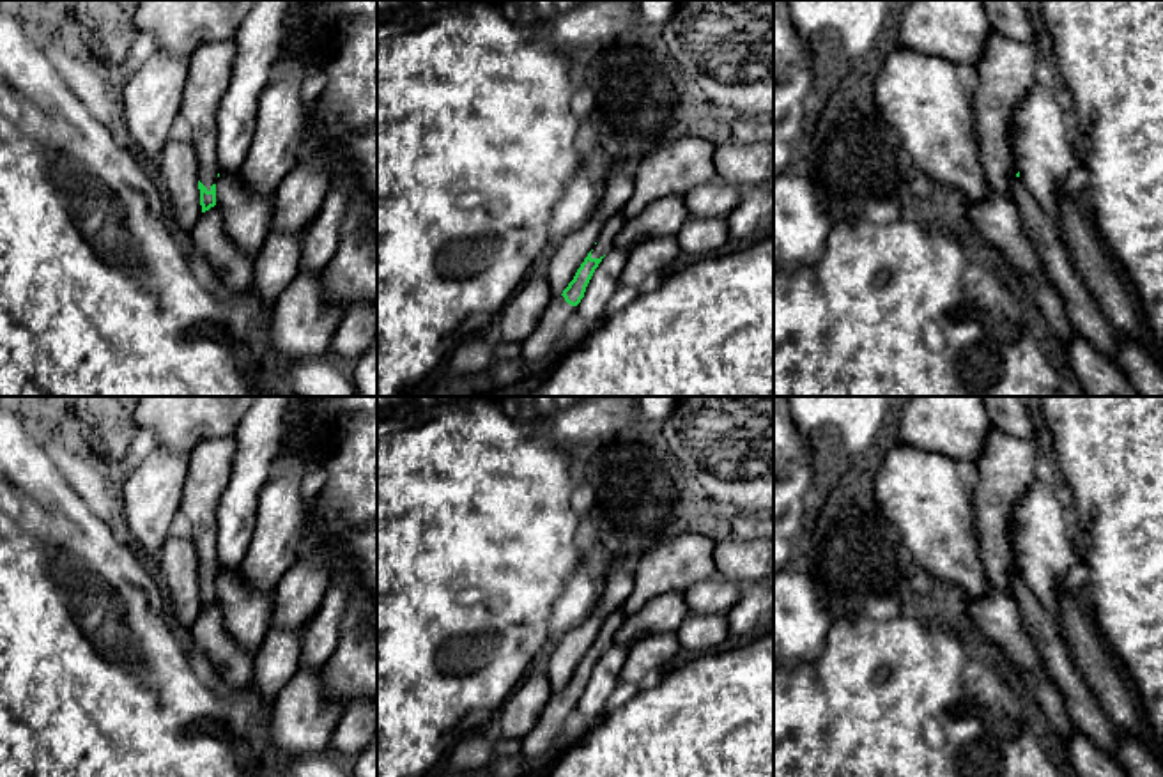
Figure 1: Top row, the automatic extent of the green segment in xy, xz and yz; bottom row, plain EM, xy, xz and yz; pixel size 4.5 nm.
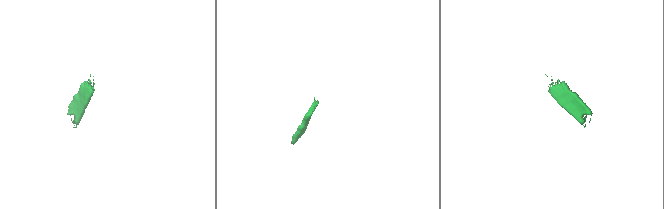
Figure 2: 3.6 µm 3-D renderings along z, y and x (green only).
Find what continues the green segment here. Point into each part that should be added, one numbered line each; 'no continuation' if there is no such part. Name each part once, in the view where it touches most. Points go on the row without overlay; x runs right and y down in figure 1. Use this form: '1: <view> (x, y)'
1: xy (211, 461)

